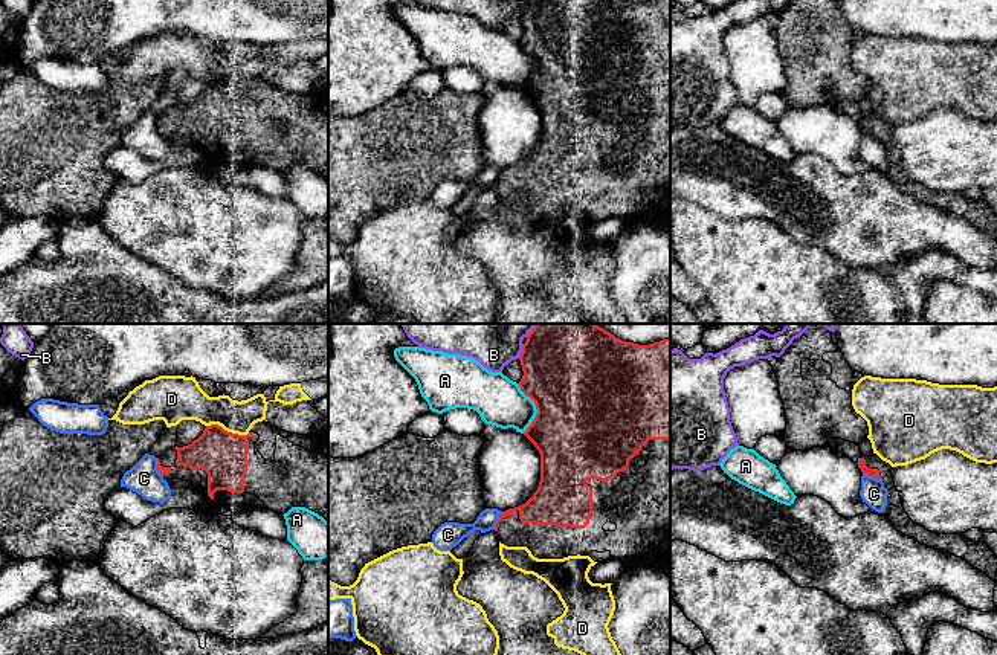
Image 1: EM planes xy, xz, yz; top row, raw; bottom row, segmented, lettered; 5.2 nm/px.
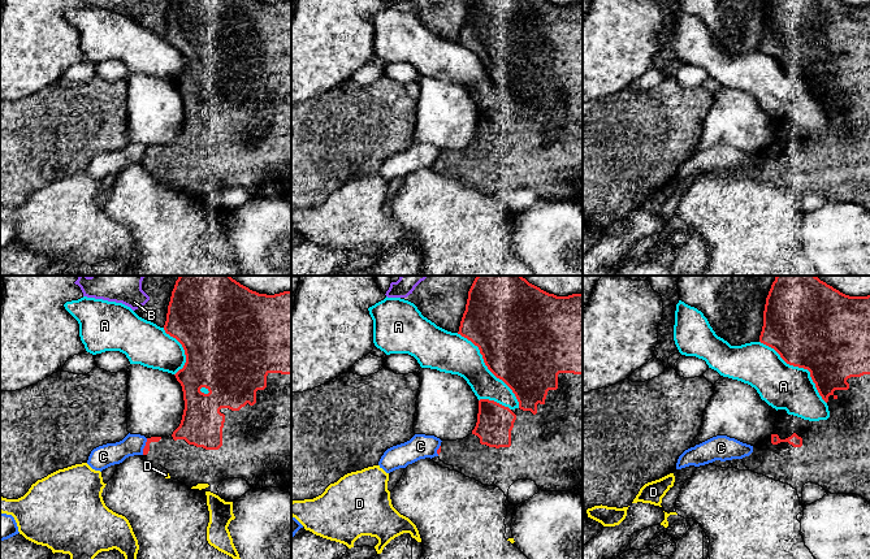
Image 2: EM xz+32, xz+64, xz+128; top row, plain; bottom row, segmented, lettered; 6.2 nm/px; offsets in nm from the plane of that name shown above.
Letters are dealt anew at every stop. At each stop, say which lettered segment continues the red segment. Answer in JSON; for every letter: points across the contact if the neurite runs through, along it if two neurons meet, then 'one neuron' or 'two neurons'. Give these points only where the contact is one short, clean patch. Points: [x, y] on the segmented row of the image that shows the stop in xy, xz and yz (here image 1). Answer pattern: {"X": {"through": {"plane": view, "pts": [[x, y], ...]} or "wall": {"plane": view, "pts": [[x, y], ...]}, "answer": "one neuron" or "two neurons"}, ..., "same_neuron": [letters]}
{"A": {"answer": "two neurons"}, "B": {"answer": "two neurons"}, "C": {"wall": {"plane": "xz", "pts": [[501, 512], [493, 529]]}, "answer": "two neurons"}, "D": {"answer": "two neurons"}, "same_neuron": []}

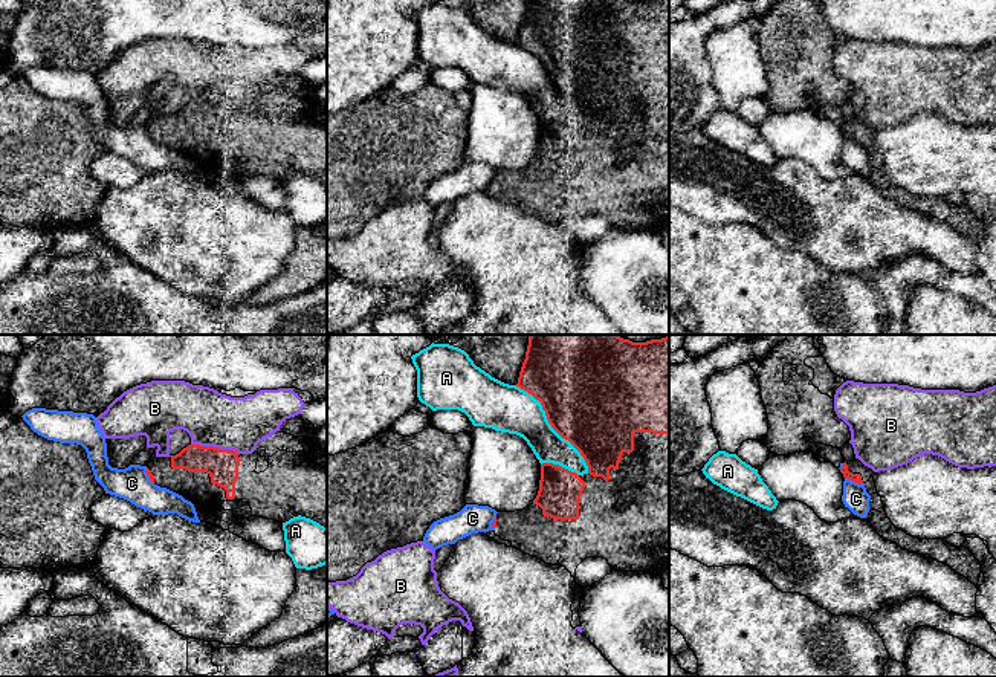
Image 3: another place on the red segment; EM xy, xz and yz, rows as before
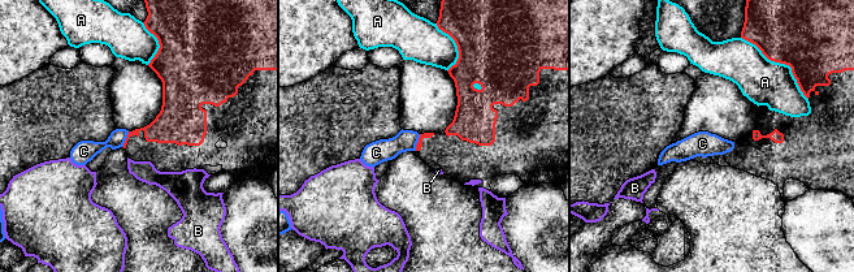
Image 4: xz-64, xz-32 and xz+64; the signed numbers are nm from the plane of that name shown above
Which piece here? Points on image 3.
{"A": {"answer": "two neurons"}, "B": {"answer": "two neurons"}, "C": {"wall": {"plane": "yz", "pts": [[845, 477], [862, 483]]}, "answer": "two neurons"}, "same_neuron": []}

